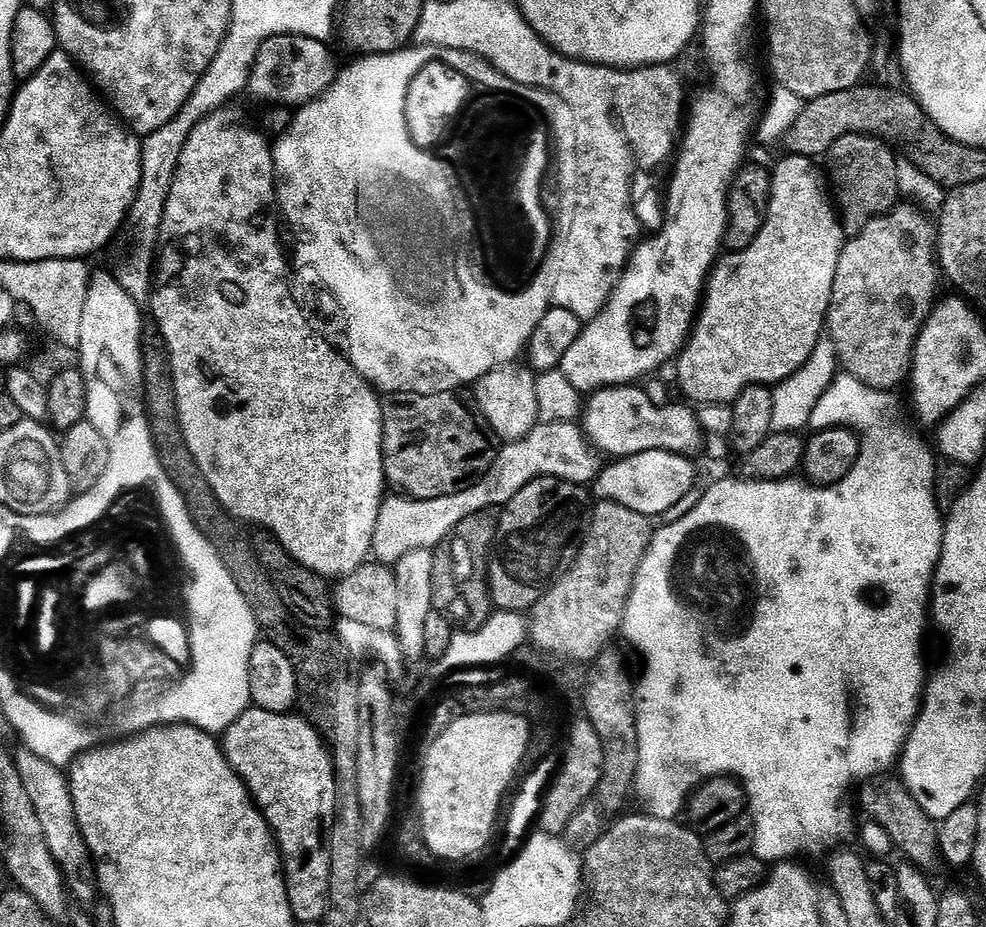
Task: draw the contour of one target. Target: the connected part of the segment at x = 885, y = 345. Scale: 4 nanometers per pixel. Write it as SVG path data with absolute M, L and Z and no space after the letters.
M911 207L893 208L887 216L870 221L845 243L838 262L838 274L834 274L832 301L828 307L826 332L836 347L839 367L866 386L881 390L896 390L903 380L905 383L909 379L916 340L937 299L938 232L933 223L931 226L924 218L925 213L919 207Z

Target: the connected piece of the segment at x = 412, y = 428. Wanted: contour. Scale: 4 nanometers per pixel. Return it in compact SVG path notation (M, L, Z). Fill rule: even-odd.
M394 392L381 399L384 478L391 487L392 484L396 487L393 489L397 493L414 500L446 498L466 490L492 468L497 449L492 448L491 442L484 437L485 429L478 423L477 417L472 417L454 397L452 394L413 396L410 392Z

